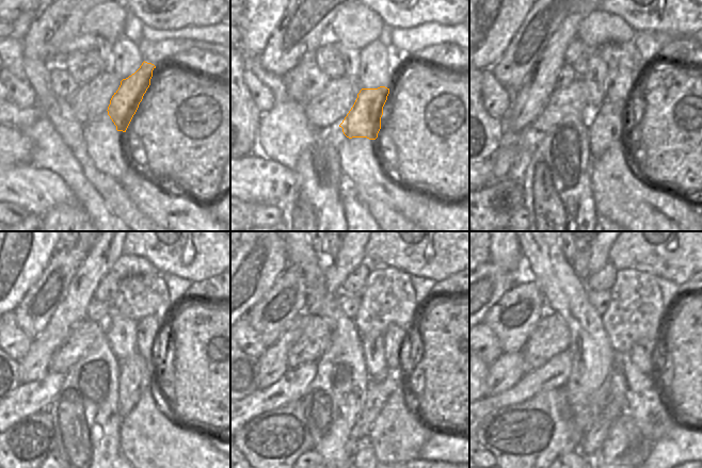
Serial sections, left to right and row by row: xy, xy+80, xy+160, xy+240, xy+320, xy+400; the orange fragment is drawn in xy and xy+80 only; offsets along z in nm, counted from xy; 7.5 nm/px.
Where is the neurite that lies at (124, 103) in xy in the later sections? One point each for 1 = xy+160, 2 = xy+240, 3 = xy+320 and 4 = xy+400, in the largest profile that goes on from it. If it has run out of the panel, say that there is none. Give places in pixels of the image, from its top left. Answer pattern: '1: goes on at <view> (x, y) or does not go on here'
1: goes on at xy+160 (605, 126)
2: goes on at xy+240 (134, 376)
3: goes on at xy+320 (378, 391)
4: goes on at xy+400 (592, 441)

